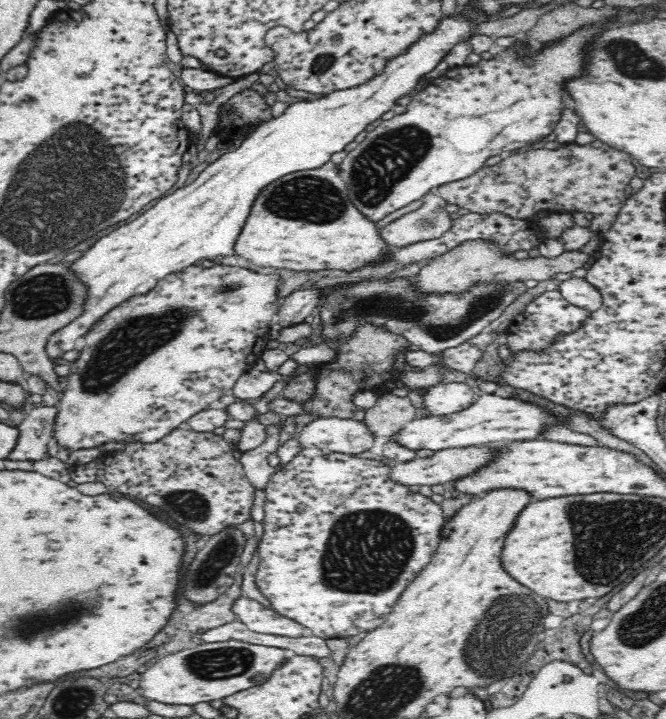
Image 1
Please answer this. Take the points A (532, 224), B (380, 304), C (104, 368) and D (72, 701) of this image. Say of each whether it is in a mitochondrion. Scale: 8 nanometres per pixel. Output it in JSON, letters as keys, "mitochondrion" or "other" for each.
{"A":"other","B":"mitochondrion","C":"mitochondrion","D":"mitochondrion"}

